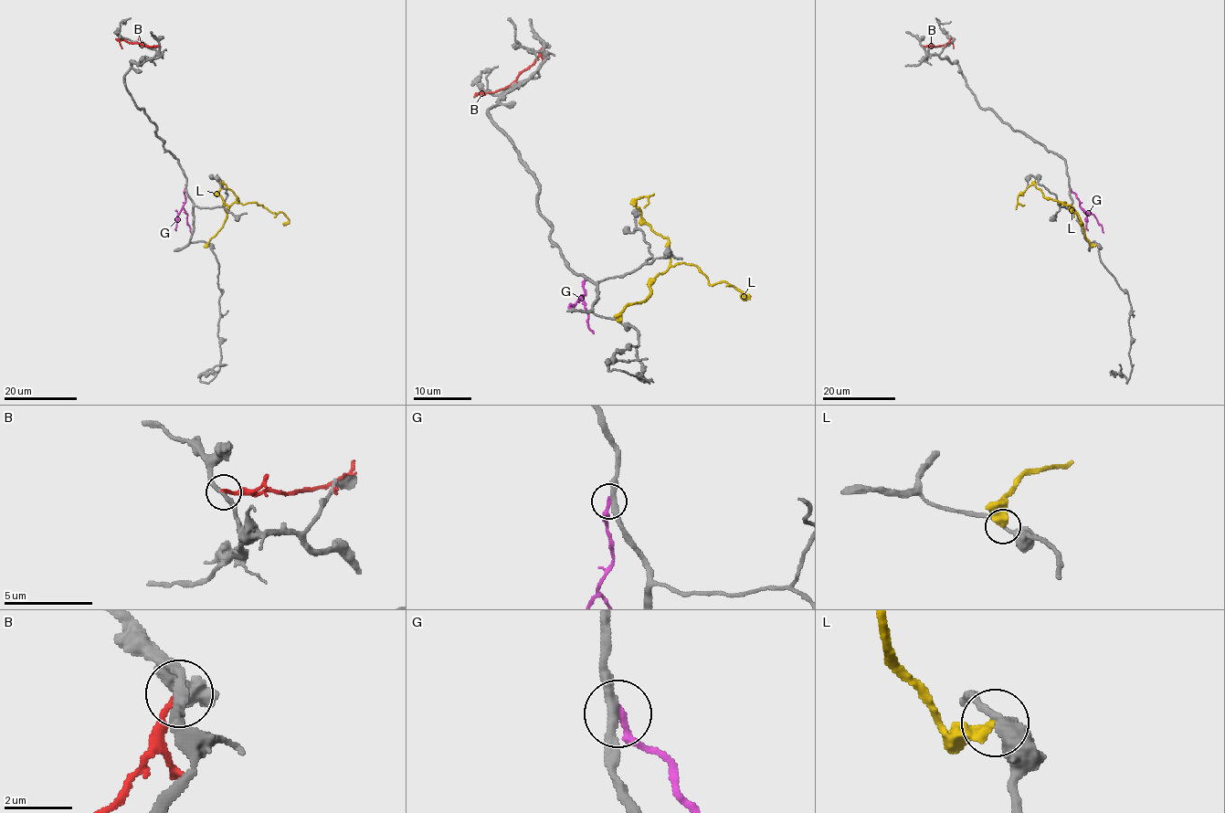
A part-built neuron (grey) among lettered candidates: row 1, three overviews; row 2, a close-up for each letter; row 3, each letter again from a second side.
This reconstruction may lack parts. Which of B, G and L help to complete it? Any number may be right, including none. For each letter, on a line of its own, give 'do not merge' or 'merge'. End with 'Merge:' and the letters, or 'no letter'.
B: do not merge
G: do not merge
L: do not merge
Merge: no letter

